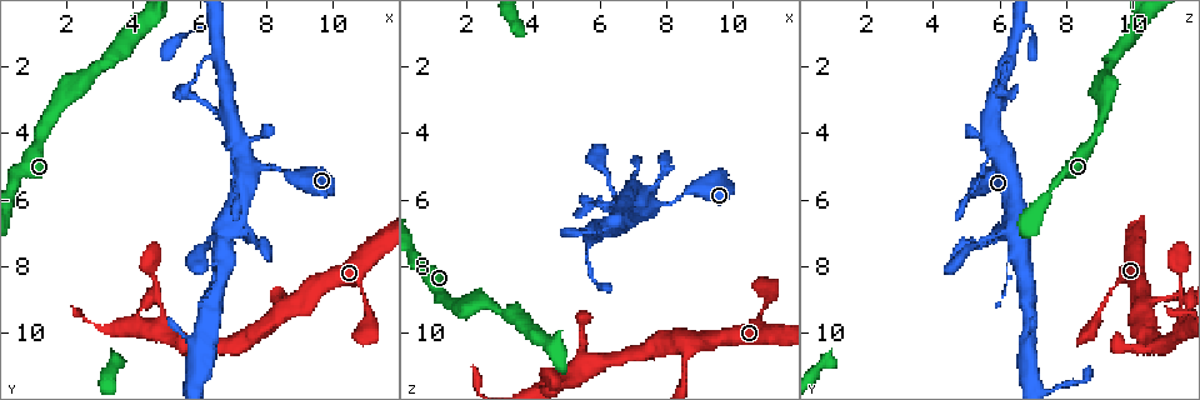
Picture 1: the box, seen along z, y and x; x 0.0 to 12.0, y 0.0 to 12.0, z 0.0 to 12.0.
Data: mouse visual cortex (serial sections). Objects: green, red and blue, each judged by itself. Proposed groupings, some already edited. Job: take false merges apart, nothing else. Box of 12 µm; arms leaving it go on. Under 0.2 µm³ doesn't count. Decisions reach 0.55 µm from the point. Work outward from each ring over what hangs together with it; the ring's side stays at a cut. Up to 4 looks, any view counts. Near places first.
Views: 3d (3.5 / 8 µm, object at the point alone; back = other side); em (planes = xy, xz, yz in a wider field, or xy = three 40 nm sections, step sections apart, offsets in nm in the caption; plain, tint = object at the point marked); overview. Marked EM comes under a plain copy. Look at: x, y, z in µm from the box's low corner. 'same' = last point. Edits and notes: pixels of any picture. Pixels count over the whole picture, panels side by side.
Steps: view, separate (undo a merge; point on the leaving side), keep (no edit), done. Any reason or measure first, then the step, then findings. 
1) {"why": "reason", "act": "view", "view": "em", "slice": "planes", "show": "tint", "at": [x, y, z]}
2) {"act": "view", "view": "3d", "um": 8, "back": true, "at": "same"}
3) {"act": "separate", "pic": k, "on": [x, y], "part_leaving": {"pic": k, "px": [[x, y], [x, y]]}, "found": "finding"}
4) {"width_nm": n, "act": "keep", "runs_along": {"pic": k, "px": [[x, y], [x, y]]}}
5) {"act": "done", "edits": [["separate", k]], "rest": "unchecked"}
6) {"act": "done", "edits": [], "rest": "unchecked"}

{"why": "thin neck", "act": "view", "view": "3d", "um": 3.5, "at": [8.4, 5.1, 5.9]}

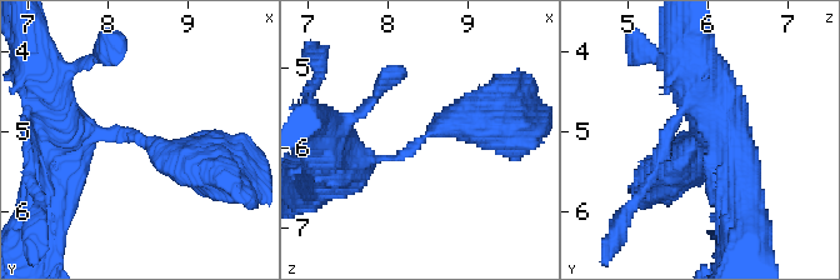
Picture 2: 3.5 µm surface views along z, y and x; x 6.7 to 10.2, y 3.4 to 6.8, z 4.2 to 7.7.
{"arm_widths_nm": [200, 600], "act": "view", "view": "em", "slice": "xy", "step": 5, "show": "tint", "at": [8.40, 5.10, 5.90]}

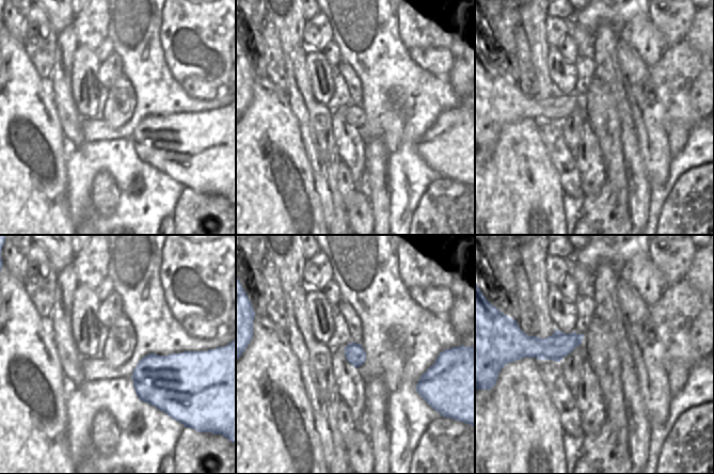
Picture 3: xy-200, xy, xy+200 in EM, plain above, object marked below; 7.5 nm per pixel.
{"width_nm": 150, "act": "keep", "runs_along": {"pic": 2, "px": [[494, 120], [456, 120], [399, 155], [349, 165]]}, "found": "all the same cell"}

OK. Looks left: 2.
{"why": "calibre changes", "act": "view", "view": "3d", "um": 8, "at": [8.6, 9.1, 10.6]}

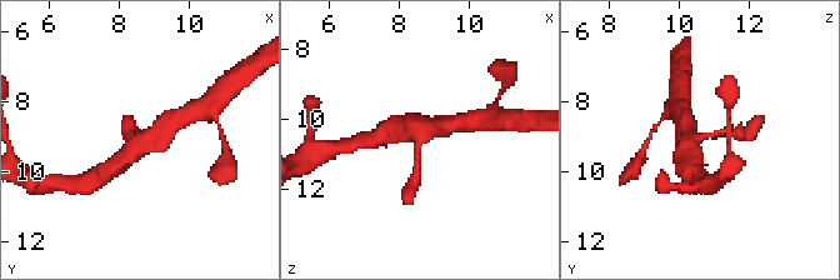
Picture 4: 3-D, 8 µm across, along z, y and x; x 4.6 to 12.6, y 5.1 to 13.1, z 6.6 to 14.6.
{"act": "view", "view": "em", "slice": "xy", "step": 2, "show": "tint", "at": [8.6, 9.1, 10.5]}

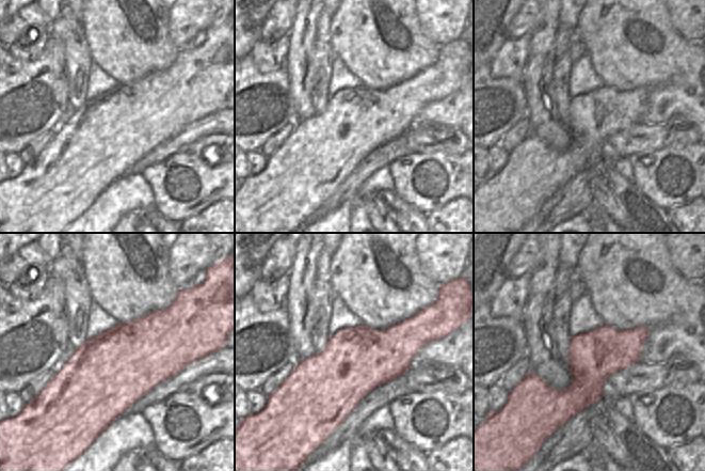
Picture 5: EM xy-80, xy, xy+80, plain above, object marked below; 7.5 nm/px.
{"width_nm": 500, "act": "keep", "runs_along": {"pic": 4, "px": [[174, 124], [140, 144], [115, 165]]}, "found": "all the same cell"}

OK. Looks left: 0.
{"act": "done", "edits": [], "rest": "unchecked"}

